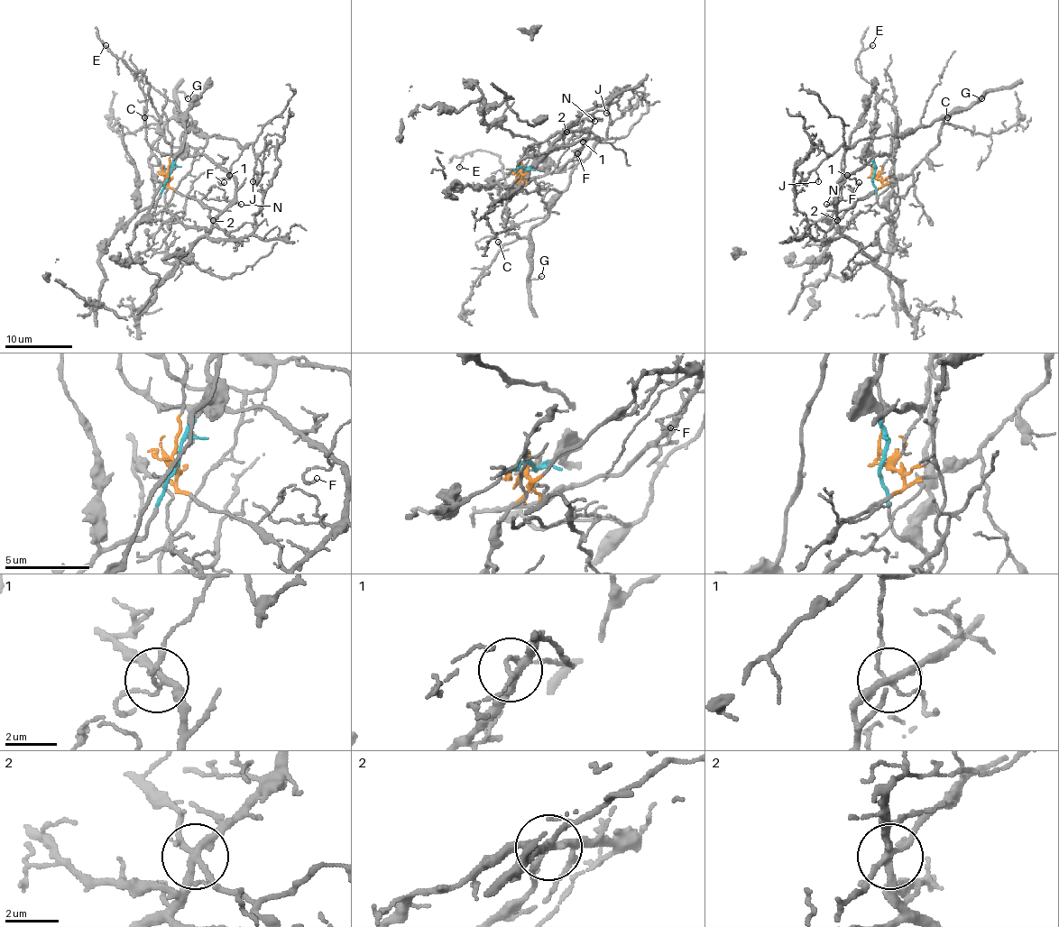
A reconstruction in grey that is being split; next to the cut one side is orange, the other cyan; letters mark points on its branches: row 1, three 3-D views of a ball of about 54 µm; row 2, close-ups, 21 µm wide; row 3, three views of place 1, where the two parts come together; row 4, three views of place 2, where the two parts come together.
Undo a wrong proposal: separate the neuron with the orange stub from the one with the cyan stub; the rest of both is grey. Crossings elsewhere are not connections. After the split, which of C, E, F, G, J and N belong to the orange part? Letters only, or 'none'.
C, E, F, G, J

